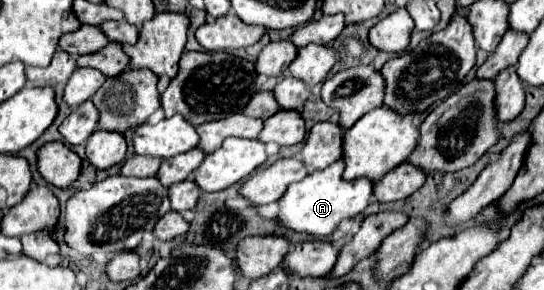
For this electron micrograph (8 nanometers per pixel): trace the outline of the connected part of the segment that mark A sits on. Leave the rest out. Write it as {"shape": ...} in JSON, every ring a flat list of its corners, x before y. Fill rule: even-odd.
{"shape":[[336,160,334,164,330,164,330,168,312,172,304,180,290,184,286,194,278,200,280,224,292,228,294,232,306,232,318,238,326,238,344,218,354,218,362,210,366,210,374,194,374,184,370,184,370,180,342,180,342,168,342,160]]}

